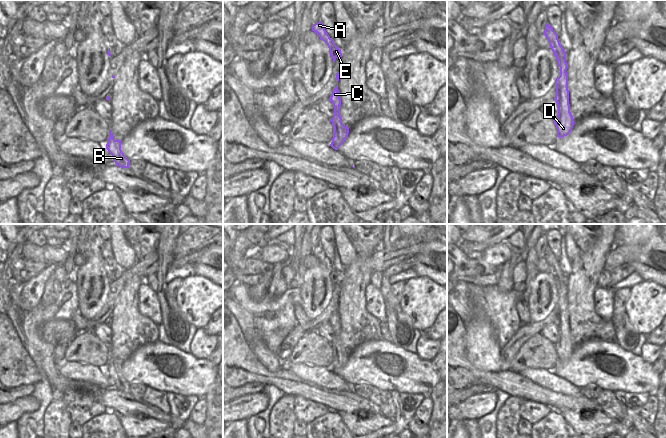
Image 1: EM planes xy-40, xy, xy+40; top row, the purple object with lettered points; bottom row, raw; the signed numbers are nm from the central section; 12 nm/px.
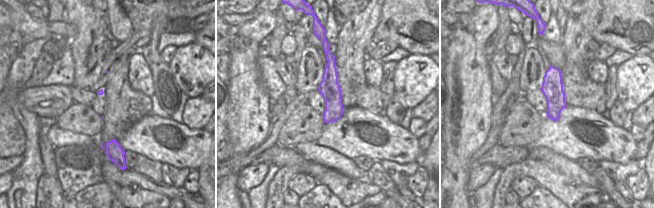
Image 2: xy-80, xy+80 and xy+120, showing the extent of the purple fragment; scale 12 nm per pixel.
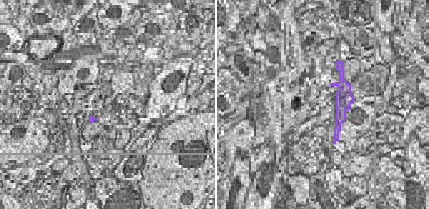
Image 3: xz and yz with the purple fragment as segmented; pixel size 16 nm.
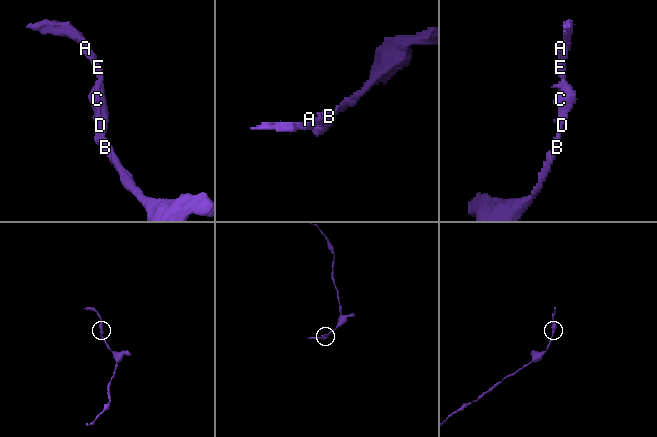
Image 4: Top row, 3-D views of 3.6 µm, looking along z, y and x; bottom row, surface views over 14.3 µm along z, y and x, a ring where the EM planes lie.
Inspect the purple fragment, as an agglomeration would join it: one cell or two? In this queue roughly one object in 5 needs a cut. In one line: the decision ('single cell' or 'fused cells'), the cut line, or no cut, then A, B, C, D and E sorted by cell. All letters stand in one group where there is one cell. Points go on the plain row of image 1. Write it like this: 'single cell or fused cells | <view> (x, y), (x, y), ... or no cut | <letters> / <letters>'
single cell | no cut | A B C D E

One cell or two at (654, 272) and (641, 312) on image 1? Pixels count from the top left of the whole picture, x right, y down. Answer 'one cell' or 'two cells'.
two cells

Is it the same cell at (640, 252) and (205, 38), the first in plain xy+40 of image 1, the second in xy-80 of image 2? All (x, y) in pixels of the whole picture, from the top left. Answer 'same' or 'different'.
same

